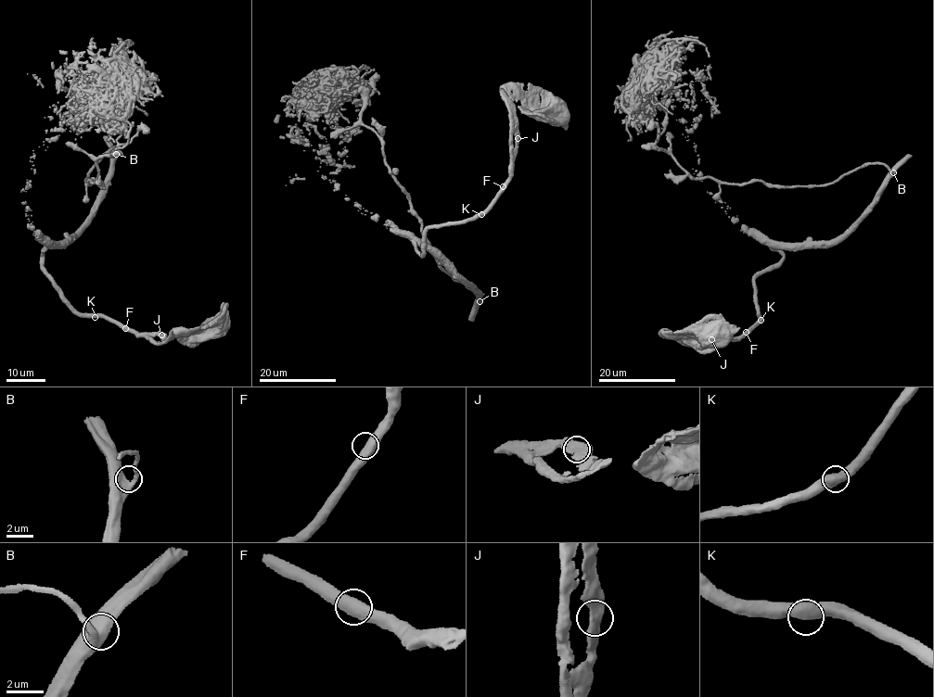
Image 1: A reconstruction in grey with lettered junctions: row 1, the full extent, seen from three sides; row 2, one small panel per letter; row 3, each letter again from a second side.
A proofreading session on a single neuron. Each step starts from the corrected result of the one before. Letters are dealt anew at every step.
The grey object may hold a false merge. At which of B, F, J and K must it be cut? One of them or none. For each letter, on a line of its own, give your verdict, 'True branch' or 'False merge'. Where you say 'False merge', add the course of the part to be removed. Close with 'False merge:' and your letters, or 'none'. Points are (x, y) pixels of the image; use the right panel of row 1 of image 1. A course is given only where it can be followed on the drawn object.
B: True branch
F: True branch
J: True branch
K: True branch
False merge: none

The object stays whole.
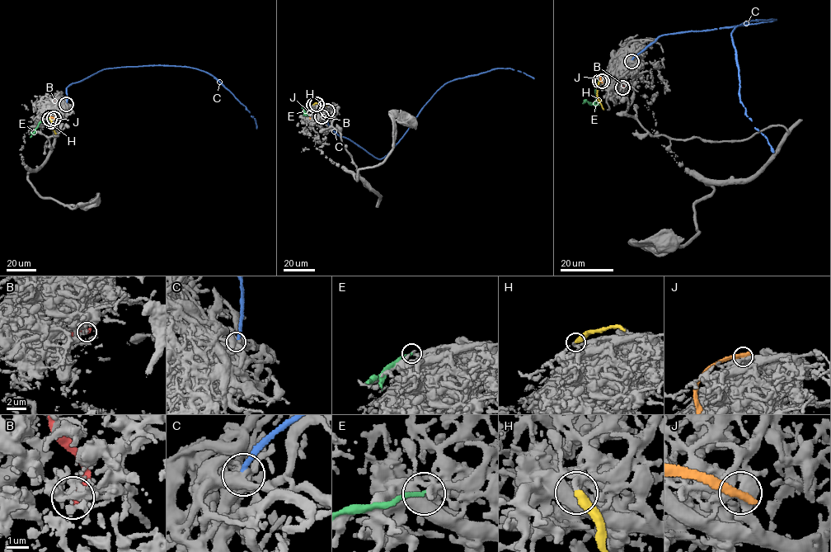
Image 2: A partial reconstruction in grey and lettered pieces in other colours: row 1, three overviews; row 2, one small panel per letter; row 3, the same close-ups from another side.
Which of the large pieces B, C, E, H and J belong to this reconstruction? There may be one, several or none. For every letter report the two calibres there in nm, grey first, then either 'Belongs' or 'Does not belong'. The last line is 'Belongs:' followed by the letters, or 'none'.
B: Thickness 160 nm (grey) against 300 nm. Does not belong
C: Thickness 480 nm (grey) against 280 nm. Does not belong
E: Thickness 200 nm (grey) against 190 nm. Does not belong
H: Thickness 160 nm (grey) against 420 nm. Belongs
J: Thickness 440 nm (grey) against 480 nm. Does not belong
Belongs: H

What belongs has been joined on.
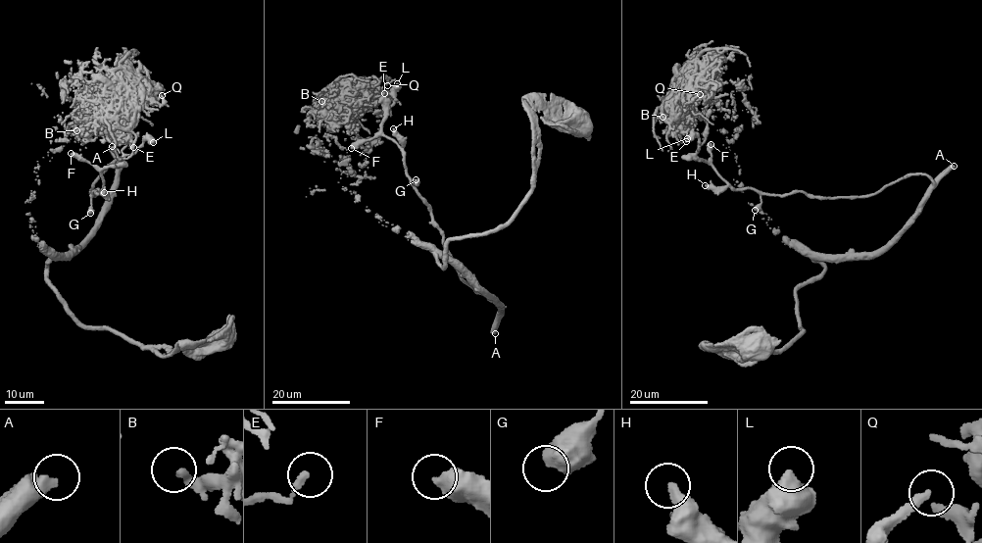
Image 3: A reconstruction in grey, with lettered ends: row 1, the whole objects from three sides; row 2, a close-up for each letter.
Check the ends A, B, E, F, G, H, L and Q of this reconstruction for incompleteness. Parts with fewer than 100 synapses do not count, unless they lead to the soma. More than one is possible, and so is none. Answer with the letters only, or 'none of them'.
A

